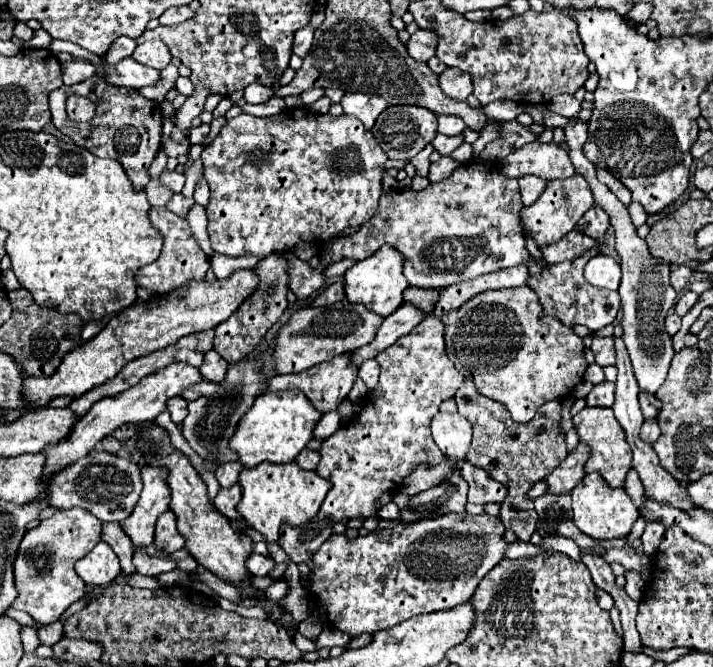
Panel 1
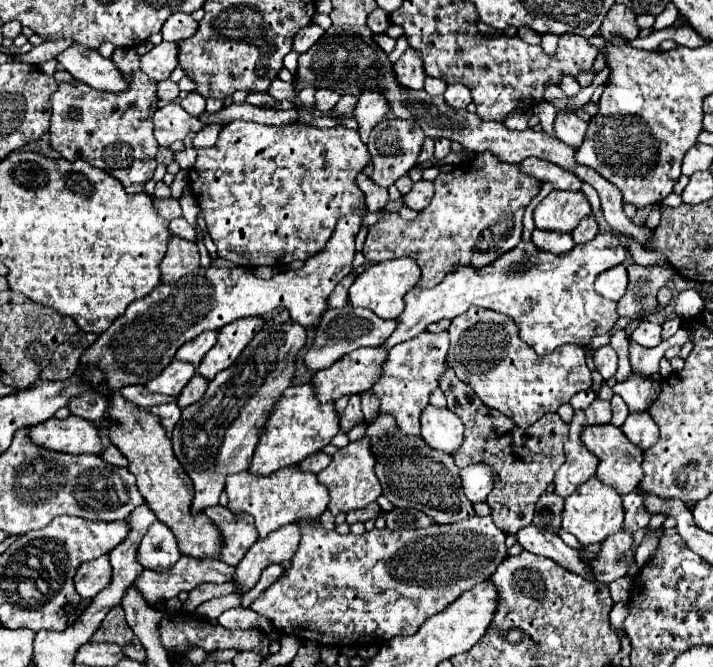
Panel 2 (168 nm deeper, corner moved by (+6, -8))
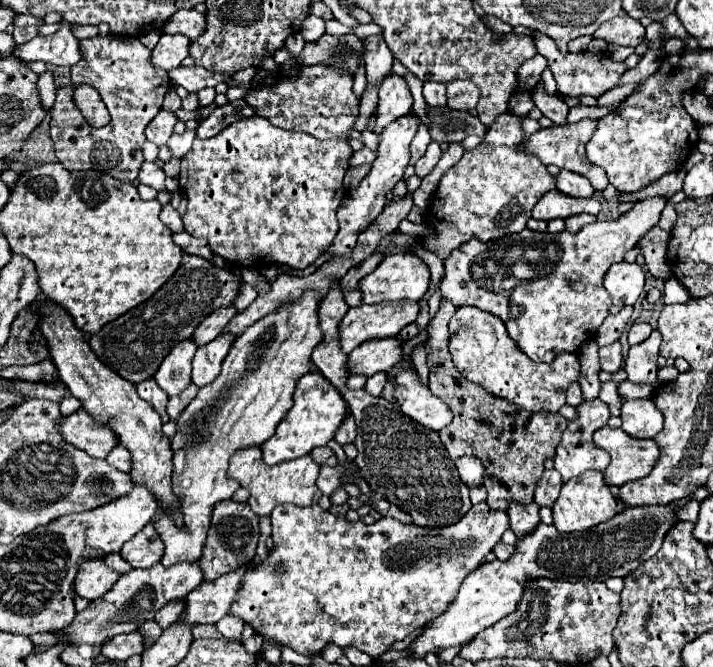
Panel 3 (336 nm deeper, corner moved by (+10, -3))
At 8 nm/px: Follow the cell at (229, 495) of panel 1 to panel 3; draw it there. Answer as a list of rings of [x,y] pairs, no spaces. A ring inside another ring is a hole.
[[[217,503],[213,507],[211,527],[207,531],[203,555],[199,559],[201,569],[205,571],[205,579],[213,581],[213,579],[237,569],[237,565],[251,561],[255,557],[257,539],[259,539],[259,519],[257,519],[257,515],[253,515],[253,511],[247,503]]]

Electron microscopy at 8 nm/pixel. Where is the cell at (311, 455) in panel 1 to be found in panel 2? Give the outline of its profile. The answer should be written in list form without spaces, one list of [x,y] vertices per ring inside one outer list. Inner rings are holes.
[[[317,452],[317,454],[313,454],[313,456],[307,456],[307,458],[299,464],[299,468],[305,470],[305,472],[317,474],[317,472],[321,472],[329,462],[331,462],[331,456],[329,456],[329,454]]]

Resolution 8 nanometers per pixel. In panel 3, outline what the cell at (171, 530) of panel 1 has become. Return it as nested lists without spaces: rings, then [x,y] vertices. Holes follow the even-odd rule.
[[[149,523],[131,541],[127,541],[121,549],[121,557],[135,569],[149,569],[159,563],[163,557],[163,541],[155,531],[155,525]]]

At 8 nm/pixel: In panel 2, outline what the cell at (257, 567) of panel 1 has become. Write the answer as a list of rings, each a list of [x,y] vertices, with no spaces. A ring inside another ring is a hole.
[[[181,556],[171,568],[163,570],[163,572],[153,572],[153,570],[143,570],[139,574],[139,578],[135,580],[135,588],[141,592],[141,596],[145,596],[145,602],[155,608],[161,606],[163,602],[167,602],[169,598],[175,598],[179,592],[191,592],[193,588],[211,582],[211,584],[223,584],[229,582],[233,578],[235,568],[227,566],[221,560],[201,560],[201,558],[193,558],[193,556]]]

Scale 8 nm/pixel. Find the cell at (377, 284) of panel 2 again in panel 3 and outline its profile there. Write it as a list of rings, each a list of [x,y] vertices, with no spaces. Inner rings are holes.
[[[391,253],[387,255],[375,271],[365,275],[359,281],[359,291],[363,303],[393,303],[393,301],[419,301],[429,287],[429,269],[417,257],[409,253]]]

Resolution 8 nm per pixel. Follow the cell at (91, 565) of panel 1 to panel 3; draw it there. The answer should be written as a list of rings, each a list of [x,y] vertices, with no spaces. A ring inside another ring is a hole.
[[[85,559],[77,571],[73,587],[79,597],[95,601],[105,595],[105,591],[109,591],[117,579],[119,575],[105,567],[103,559]]]

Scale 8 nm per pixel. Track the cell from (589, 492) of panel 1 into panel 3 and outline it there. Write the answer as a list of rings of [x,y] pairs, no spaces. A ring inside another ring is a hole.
[[[585,471],[577,477],[569,479],[567,483],[563,483],[561,495],[555,501],[551,511],[553,511],[553,525],[561,533],[571,533],[571,531],[587,531],[587,529],[615,517],[619,513],[619,507],[617,507],[617,499],[609,491],[609,485],[605,483],[603,475],[597,471]]]

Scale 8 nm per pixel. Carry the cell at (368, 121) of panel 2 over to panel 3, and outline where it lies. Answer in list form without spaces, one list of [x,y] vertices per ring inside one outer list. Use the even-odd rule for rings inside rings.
[[[381,35],[367,37],[363,43],[365,43],[363,61],[365,61],[365,73],[367,73],[367,89],[373,89],[383,83],[385,75],[389,75],[393,67],[393,53],[385,45]]]

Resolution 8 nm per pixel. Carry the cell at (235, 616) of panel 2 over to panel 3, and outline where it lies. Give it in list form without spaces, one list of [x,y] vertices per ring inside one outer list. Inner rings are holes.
[[[227,613],[223,619],[219,619],[219,621],[215,623],[215,627],[217,627],[217,631],[219,631],[223,637],[227,637],[227,639],[237,639],[237,635],[241,635],[241,631],[243,631],[243,621],[241,621],[241,617]]]

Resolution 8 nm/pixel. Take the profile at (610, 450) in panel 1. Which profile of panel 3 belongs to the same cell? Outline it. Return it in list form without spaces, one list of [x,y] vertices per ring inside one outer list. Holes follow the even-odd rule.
[[[611,427],[595,431],[593,443],[611,455],[611,465],[603,471],[603,477],[609,485],[617,487],[649,475],[659,455],[653,439],[633,439],[625,431]]]

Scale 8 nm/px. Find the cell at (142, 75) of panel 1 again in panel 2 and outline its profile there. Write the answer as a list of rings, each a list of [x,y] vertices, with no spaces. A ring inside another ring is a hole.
[[[71,44],[57,56],[57,62],[63,70],[67,70],[73,78],[89,84],[97,90],[121,92],[129,84],[115,68],[109,58],[103,58],[95,48],[85,48],[81,44]]]

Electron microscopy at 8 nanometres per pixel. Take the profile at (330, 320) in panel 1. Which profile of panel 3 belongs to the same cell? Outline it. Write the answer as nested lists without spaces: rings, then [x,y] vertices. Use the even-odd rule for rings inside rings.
[[[379,303],[349,307],[339,323],[339,347],[349,353],[367,339],[395,337],[405,325],[417,319],[417,303]]]

